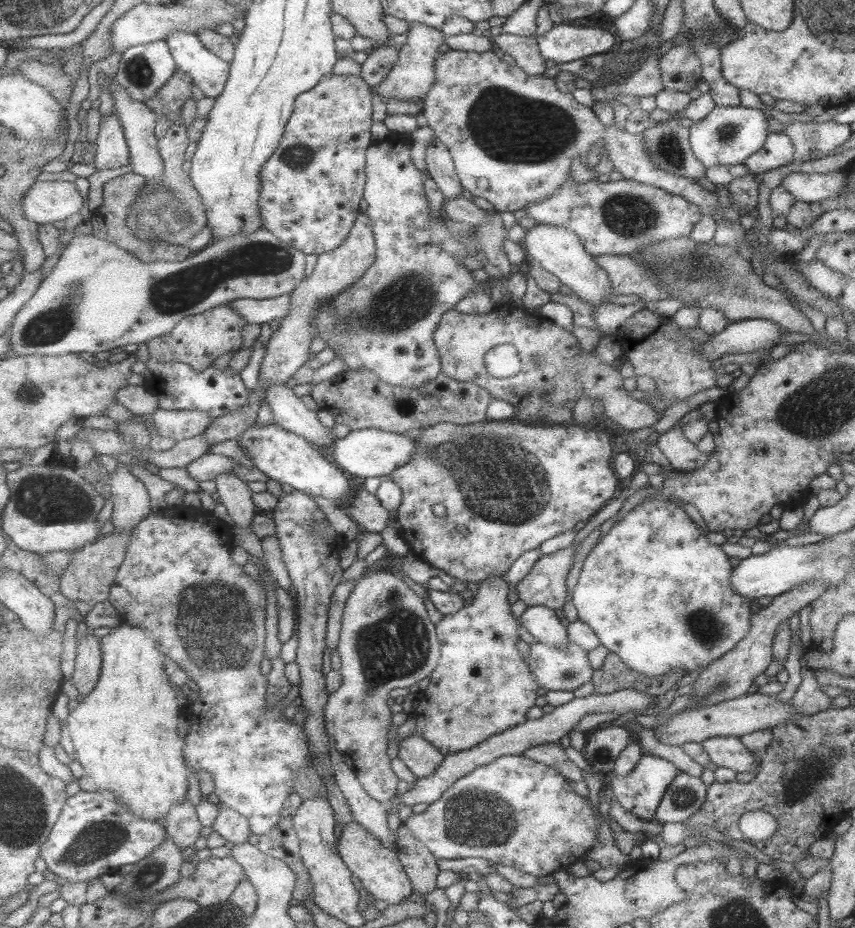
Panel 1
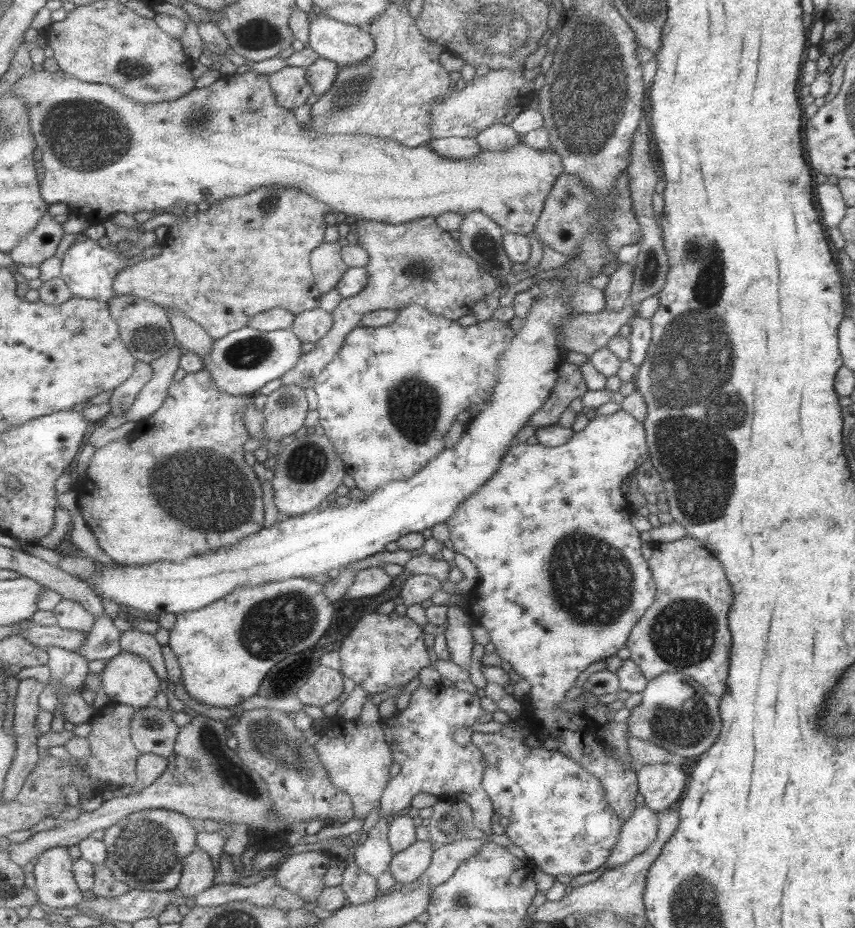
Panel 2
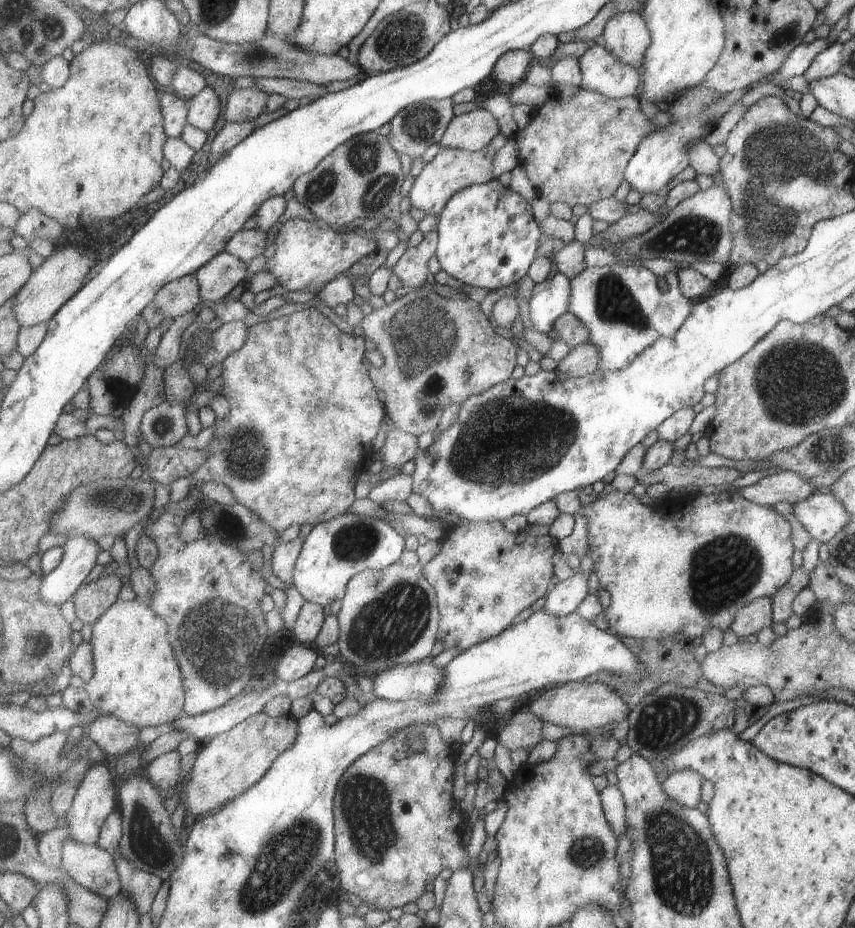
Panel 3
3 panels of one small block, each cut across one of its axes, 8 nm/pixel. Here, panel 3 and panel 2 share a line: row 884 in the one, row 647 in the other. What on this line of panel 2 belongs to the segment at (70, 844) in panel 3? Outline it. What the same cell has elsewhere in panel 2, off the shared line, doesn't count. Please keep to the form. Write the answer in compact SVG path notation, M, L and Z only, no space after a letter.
M104 613L97 618L94 628L88 632L87 643L79 650L90 660L111 661L123 651L123 633L114 619Z

